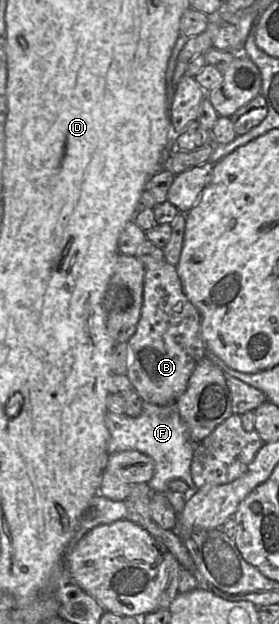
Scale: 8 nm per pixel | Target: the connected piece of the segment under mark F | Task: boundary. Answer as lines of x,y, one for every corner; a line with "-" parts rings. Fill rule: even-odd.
143,401
142,412
138,417
130,417
125,413
115,415
107,411
105,424
110,434
108,454
136,450
150,456
155,462
155,469
152,478
148,482
149,487
154,492
163,493
178,516
198,488
191,476
195,444
189,437
187,427
180,417
176,403
158,406
-
175,478
184,480
188,484
189,489
186,492
169,490
167,483

